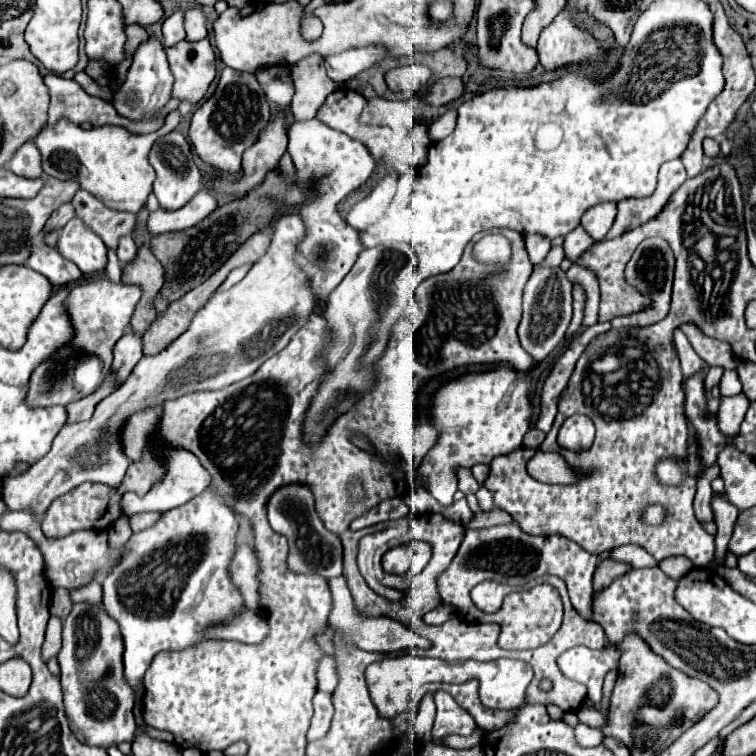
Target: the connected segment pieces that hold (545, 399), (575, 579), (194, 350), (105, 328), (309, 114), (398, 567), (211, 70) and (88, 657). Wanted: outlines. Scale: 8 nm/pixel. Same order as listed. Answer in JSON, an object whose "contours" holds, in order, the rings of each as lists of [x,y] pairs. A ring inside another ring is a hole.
{"contours":[[[[596,323],[588,329],[584,329],[582,333],[574,335],[572,341],[568,343],[566,351],[558,357],[556,365],[552,367],[552,371],[548,373],[544,385],[542,385],[542,393],[540,393],[540,413],[536,417],[536,429],[548,433],[552,423],[554,423],[554,415],[556,415],[556,407],[558,407],[558,399],[562,389],[566,387],[576,361],[580,359],[580,355],[584,353],[584,349],[588,347],[588,343],[596,337],[602,335],[610,329],[610,323]]],[[[516,523],[496,525],[490,529],[468,529],[456,557],[450,567],[438,575],[436,589],[442,603],[452,605],[458,615],[470,623],[488,623],[488,615],[482,613],[470,599],[472,587],[492,579],[508,585],[524,585],[538,575],[558,575],[570,593],[572,607],[582,619],[592,619],[592,575],[598,565],[598,557],[584,551],[578,543],[564,539],[562,535],[540,535],[532,537],[524,533]]],[[[284,213],[279,216],[274,221],[274,233],[272,233],[272,241],[270,241],[266,255],[258,263],[254,263],[254,267],[248,271],[248,275],[238,285],[234,285],[228,291],[216,293],[196,313],[188,331],[182,333],[170,347],[166,347],[154,357],[142,357],[138,361],[138,367],[134,367],[130,379],[126,379],[126,383],[120,389],[116,389],[114,393],[110,393],[104,401],[96,405],[96,411],[90,421],[64,425],[60,433],[56,435],[52,449],[38,463],[30,465],[20,475],[8,475],[2,479],[2,501],[6,503],[6,509],[8,511],[30,511],[34,519],[42,519],[42,515],[46,513],[46,509],[56,497],[64,495],[66,491],[78,487],[84,481],[98,481],[98,483],[106,483],[112,487],[120,485],[130,465],[130,459],[124,455],[124,449],[122,449],[120,429],[124,427],[130,415],[134,415],[136,411],[148,409],[148,407],[160,407],[168,399],[178,399],[194,391],[206,391],[206,389],[214,391],[214,389],[222,389],[232,383],[238,383],[254,375],[266,359],[282,351],[292,339],[292,335],[308,321],[308,315],[316,307],[316,299],[312,297],[308,289],[308,277],[304,271],[294,267],[294,259],[292,259],[292,255],[296,253],[296,243],[298,239],[302,239],[302,229],[304,227],[298,215]]],[[[104,275],[76,283],[64,301],[74,337],[34,369],[28,383],[26,403],[30,407],[68,405],[94,393],[106,373],[110,373],[112,347],[126,333],[138,299],[138,287],[114,285]],[[82,349],[86,353],[82,353]]],[[[310,55],[294,63],[290,69],[296,85],[296,93],[290,103],[294,121],[308,121],[316,117],[318,105],[322,105],[324,99],[336,91],[336,83],[326,75],[324,59],[318,55]]],[[[418,541],[410,545],[400,545],[400,547],[390,549],[382,557],[382,567],[384,571],[394,573],[394,575],[404,575],[404,573],[418,575],[431,556],[432,549],[428,543]]],[[[208,39],[198,43],[182,41],[168,49],[168,63],[174,73],[174,97],[198,103],[216,77],[216,55]]],[[[78,603],[64,619],[62,649],[58,653],[60,685],[72,733],[78,741],[108,749],[122,741],[132,741],[136,723],[132,715],[134,691],[124,677],[124,643],[120,627],[100,605]],[[86,647],[86,649],[84,649]]]]}

